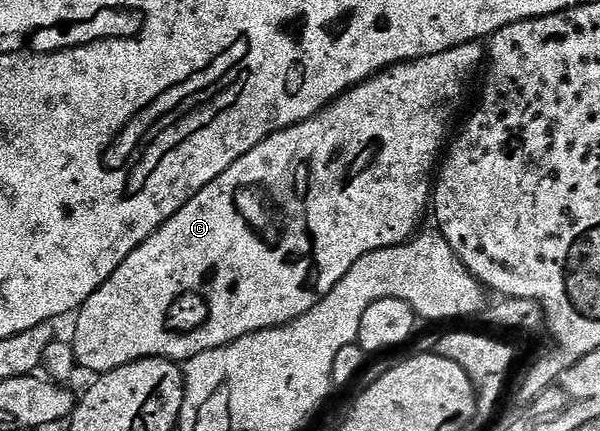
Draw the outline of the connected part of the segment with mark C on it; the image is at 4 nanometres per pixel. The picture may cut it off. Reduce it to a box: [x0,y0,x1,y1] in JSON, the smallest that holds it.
[73,41,485,375]

